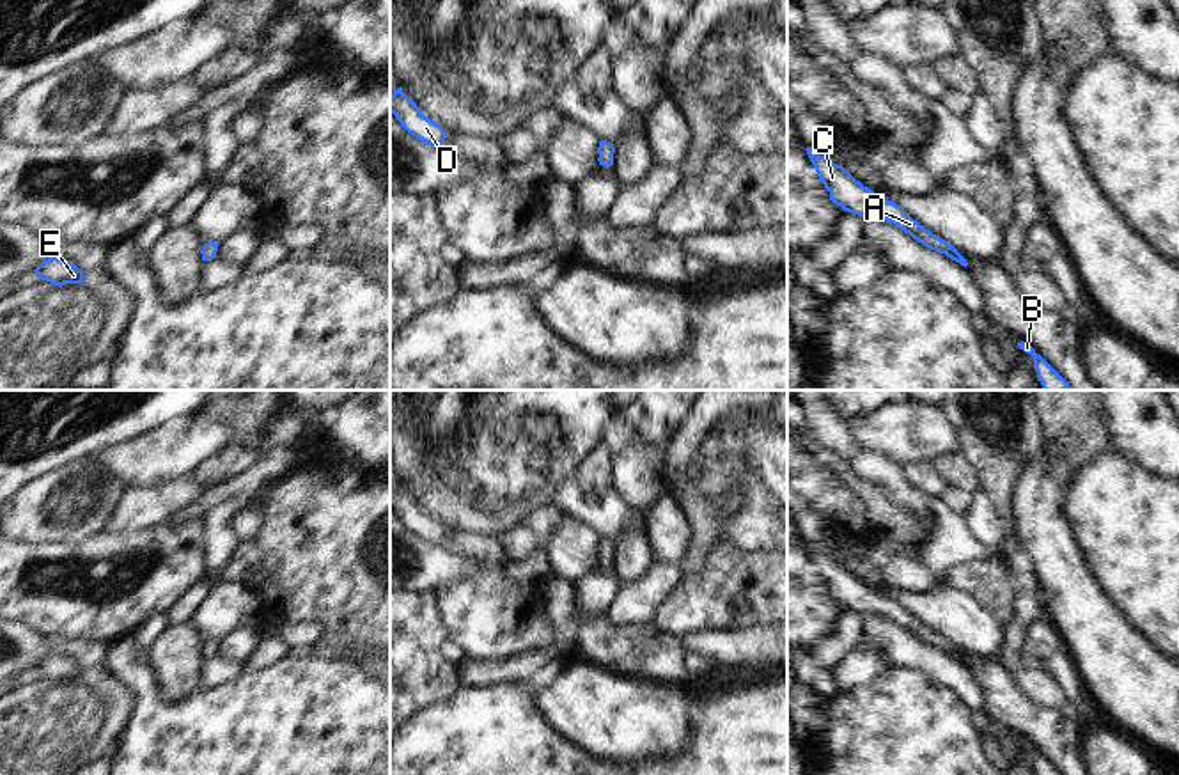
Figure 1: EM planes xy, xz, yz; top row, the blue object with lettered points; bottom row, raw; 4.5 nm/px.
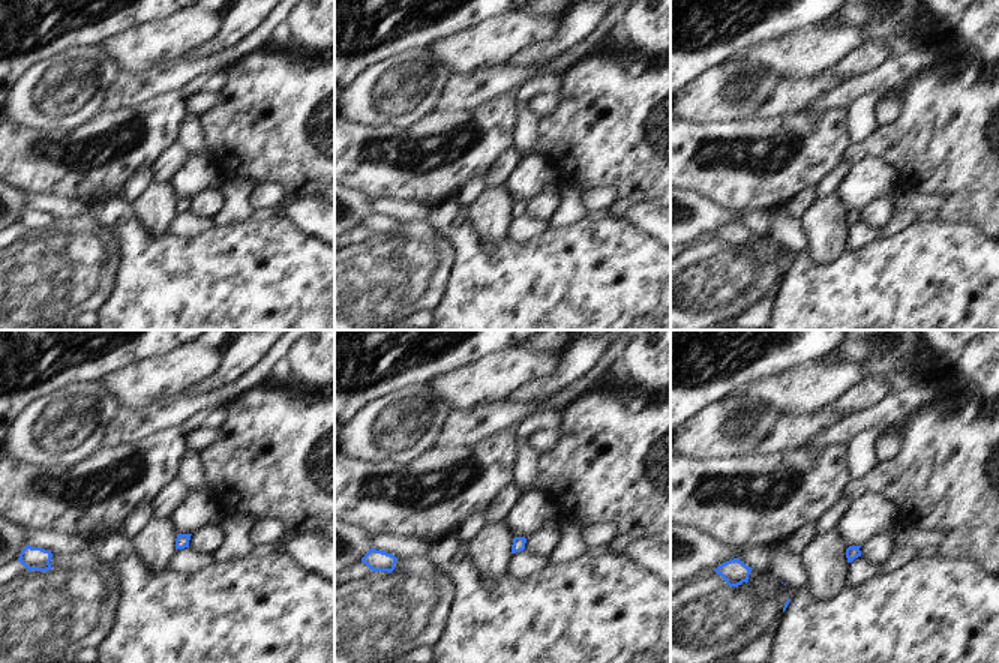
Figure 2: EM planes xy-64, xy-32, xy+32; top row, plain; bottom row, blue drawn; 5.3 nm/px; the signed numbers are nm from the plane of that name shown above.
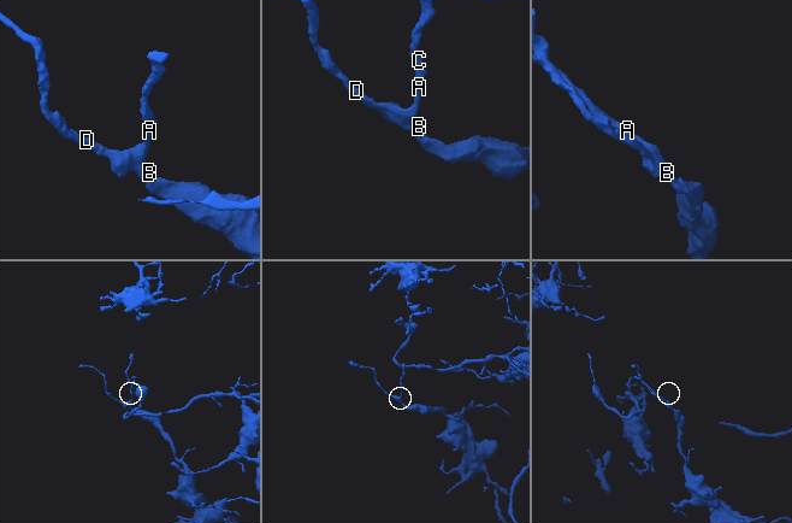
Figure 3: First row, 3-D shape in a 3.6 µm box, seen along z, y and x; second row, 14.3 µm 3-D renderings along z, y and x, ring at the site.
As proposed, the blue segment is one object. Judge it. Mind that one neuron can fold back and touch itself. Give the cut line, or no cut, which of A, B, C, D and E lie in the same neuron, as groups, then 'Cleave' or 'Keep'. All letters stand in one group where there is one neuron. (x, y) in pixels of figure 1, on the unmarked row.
No split. Groups: A B C D E. Keep.

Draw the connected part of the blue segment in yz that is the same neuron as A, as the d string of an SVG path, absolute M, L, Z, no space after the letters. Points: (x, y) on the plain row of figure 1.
M810 544L805 548L821 580L830 589L830 598L833 601L840 603L847 610L858 612L860 615L865 612L876 612L897 622L924 644L945 651L964 665L968 663L966 656L950 640L927 628L894 598L888 598L881 591L874 591L871 585L863 583L842 562L814 552Z

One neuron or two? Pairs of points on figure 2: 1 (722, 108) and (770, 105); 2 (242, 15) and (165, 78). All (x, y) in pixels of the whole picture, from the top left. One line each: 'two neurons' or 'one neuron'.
1: two neurons
2: two neurons

